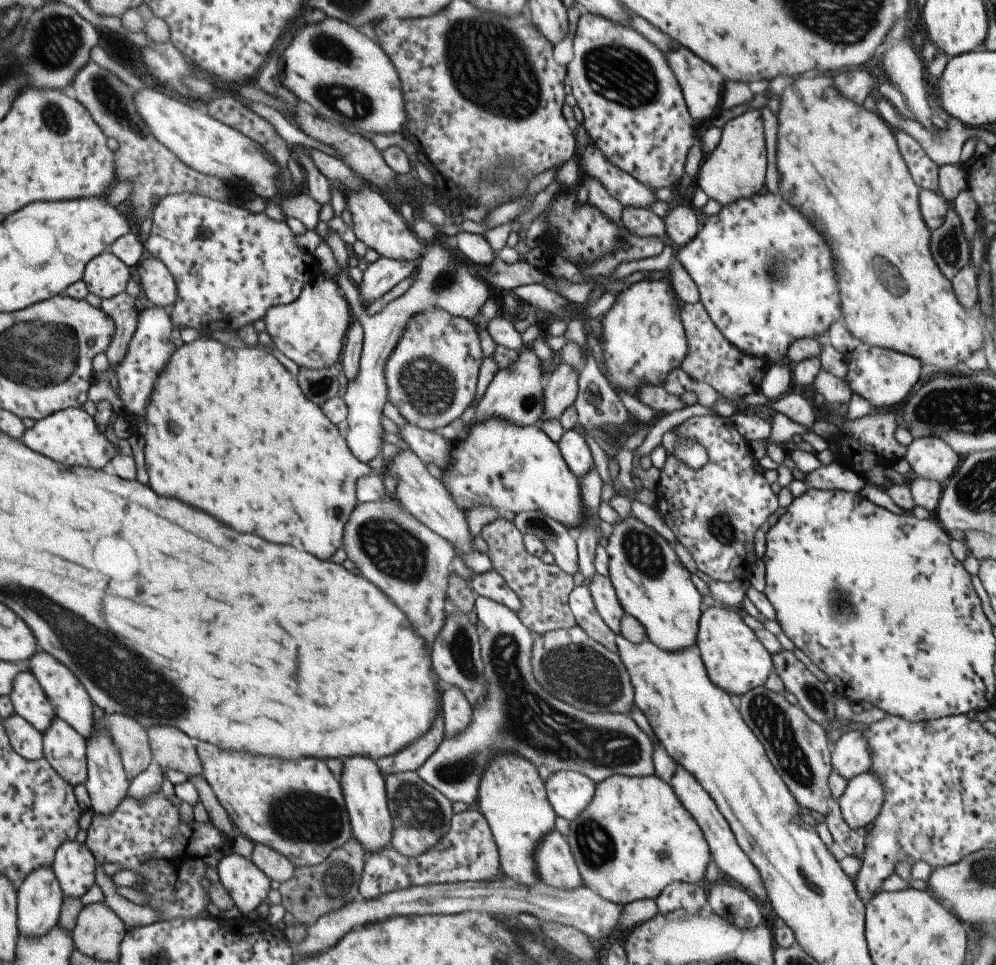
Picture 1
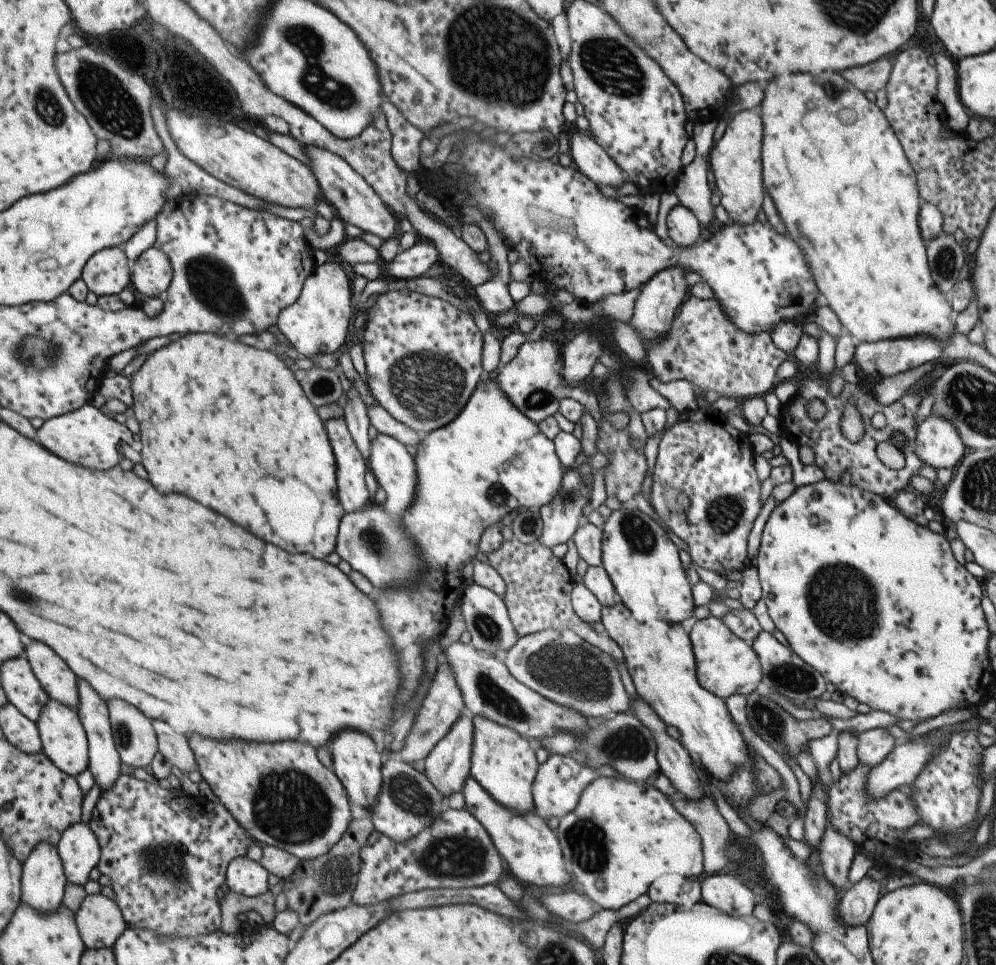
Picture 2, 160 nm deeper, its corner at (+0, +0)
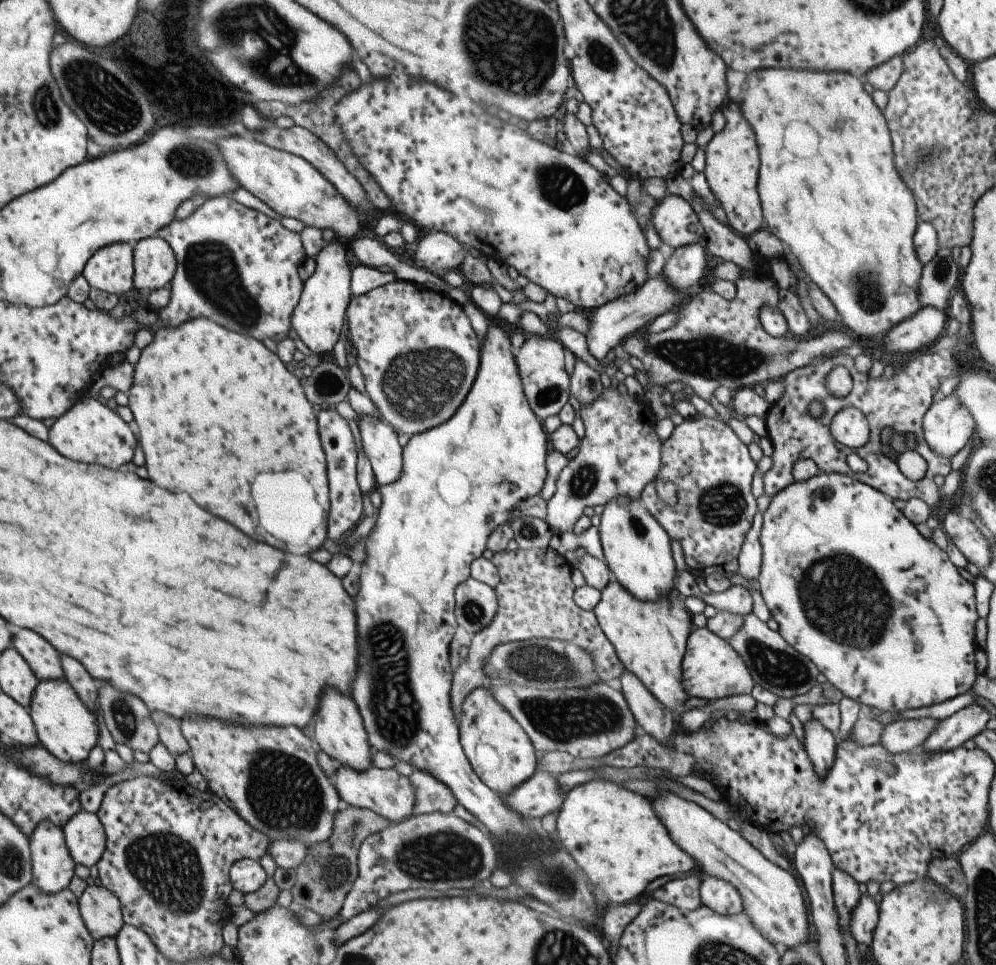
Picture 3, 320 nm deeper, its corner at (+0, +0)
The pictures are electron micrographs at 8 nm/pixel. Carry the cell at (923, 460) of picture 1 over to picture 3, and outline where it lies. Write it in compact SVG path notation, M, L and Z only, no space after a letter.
M950 394L929 405L923 414L922 433L934 453L949 459L973 438L974 420L969 409Z

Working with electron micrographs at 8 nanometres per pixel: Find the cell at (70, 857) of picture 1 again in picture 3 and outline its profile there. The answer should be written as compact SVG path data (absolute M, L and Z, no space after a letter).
M84 810L72 816L62 828L64 841L75 864L88 869L99 860L105 850L106 836L95 813Z

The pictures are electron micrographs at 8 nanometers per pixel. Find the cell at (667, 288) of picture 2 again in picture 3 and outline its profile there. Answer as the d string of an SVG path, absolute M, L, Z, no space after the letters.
M700 242L677 247L663 264L661 274L673 288L689 290L708 272L707 258Z

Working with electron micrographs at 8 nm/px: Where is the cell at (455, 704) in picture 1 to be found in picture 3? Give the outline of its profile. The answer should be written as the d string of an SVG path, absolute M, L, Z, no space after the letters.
M417 770L408 776L408 781L411 783L414 796L411 811L413 817L434 812L441 814L452 812L456 800L443 783L425 771Z

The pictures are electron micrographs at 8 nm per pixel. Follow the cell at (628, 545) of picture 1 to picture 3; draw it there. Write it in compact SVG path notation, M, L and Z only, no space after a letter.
M639 498L608 500L603 505L596 529L602 546L603 561L608 566L612 579L631 596L650 601L666 596L673 588L677 574L671 559L670 538L664 528L647 512Z

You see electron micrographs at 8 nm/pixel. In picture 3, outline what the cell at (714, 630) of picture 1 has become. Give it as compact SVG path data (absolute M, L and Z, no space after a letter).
M695 628L689 633L685 650L681 657L681 686L686 694L703 698L703 700L717 700L733 695L750 694L754 685L752 676L741 657L729 646L726 640L715 636L709 629Z

